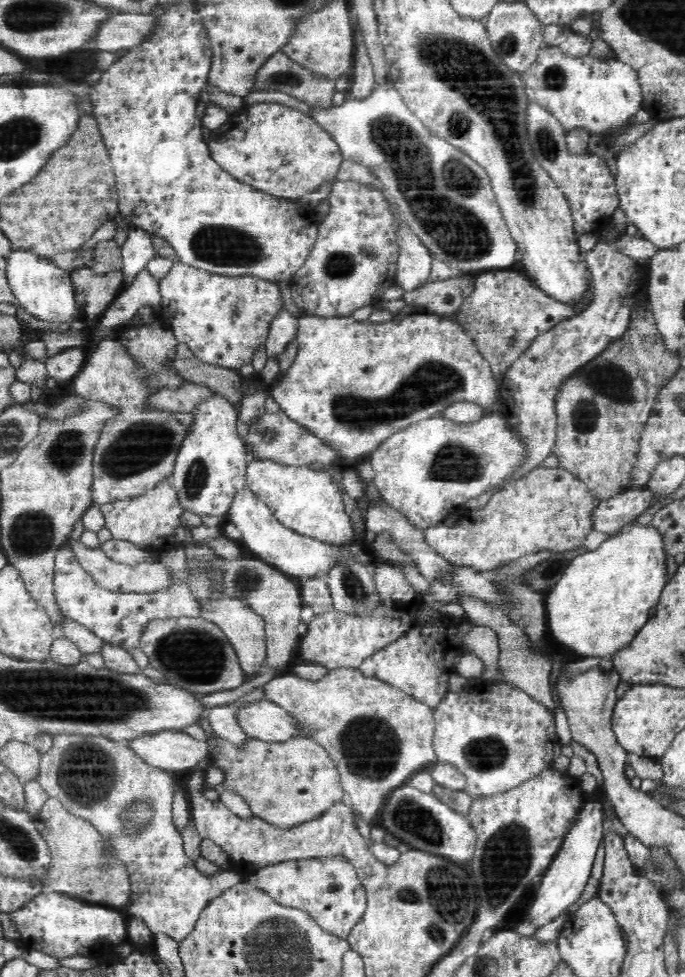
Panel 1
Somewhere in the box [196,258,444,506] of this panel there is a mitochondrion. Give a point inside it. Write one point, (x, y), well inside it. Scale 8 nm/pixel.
(269, 435)

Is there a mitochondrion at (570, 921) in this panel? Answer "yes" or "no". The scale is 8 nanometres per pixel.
no

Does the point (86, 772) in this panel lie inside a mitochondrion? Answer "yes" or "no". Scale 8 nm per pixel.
yes

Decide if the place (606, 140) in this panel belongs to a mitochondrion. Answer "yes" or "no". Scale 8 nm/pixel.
no

